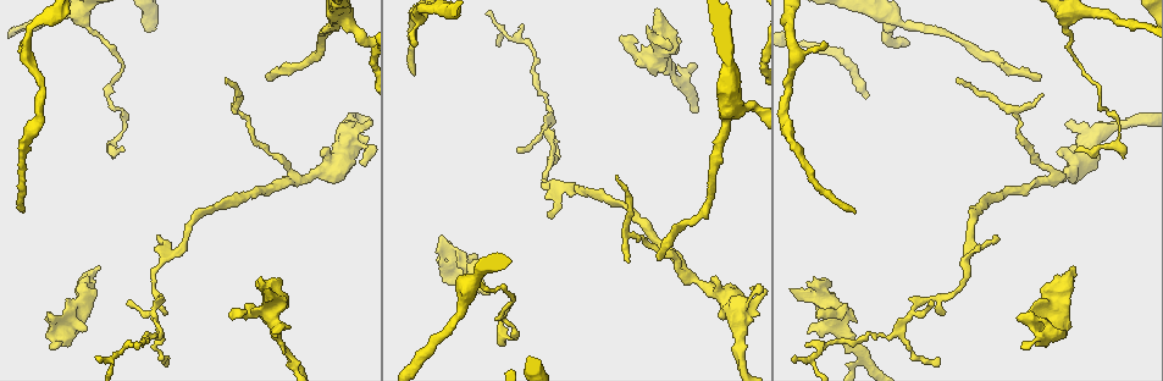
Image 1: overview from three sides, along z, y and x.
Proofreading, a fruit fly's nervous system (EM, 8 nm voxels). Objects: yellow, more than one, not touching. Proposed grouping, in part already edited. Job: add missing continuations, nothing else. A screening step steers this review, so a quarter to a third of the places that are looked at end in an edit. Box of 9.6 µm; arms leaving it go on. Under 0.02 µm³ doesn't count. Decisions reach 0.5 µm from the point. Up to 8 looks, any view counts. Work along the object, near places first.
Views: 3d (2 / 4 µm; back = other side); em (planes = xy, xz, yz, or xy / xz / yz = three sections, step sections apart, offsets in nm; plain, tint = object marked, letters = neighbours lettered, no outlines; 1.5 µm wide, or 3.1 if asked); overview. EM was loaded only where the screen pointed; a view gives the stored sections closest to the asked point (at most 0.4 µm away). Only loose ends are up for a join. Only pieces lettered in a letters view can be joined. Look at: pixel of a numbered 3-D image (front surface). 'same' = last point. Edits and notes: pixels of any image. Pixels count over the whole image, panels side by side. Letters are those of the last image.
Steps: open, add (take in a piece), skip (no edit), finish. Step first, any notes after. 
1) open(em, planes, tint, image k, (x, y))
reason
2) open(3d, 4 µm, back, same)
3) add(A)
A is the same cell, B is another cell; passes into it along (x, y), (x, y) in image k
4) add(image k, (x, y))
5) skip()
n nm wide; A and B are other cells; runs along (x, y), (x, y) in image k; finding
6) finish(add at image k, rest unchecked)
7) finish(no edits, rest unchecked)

open(3d, 4 µm, image 1, (413, 74))
branch stops here

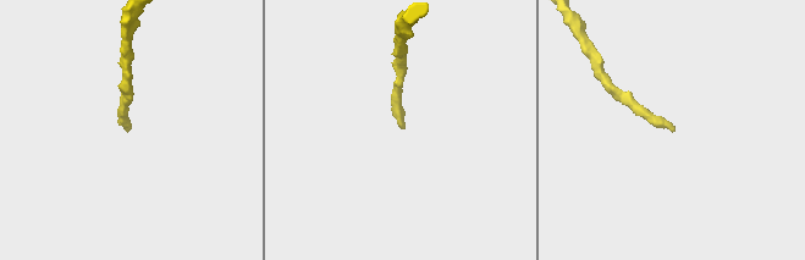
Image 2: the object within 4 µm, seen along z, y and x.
open(em, planes, letters, image 2, (404, 126))

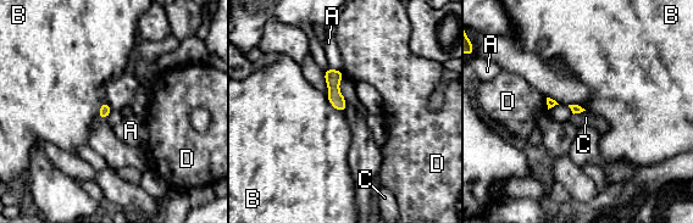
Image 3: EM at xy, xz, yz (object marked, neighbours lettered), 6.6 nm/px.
skip()
B touches over 170 nm; A, B, C and D are other cells; no lettered piece goes on from it

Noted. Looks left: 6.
open(em, xy, step 4, letters, image 1, (795, 358))
an open end

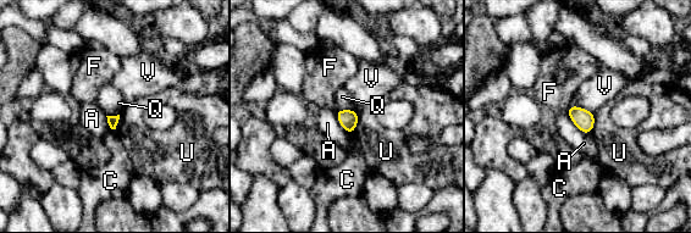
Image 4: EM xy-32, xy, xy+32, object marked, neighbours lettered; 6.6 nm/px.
open(em, planes, letters, same)
another direction

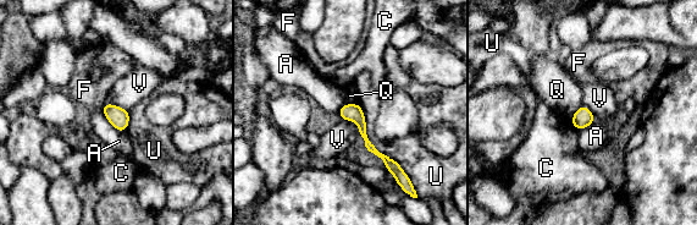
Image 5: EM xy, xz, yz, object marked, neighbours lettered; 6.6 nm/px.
skip()
110 nm wide; A, C, F, Q, U and V are other cells; border along (342, 119), (353, 121), (359, 135) in image 5; none of them fits

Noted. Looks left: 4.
open(3d, 2 µm, back, image 1, (1038, 80))
branch stops here

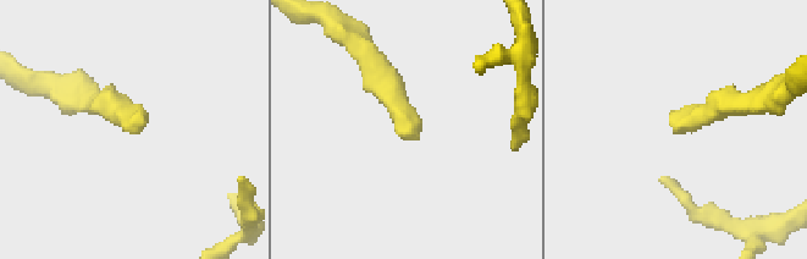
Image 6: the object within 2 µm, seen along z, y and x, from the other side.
open(em, planes, plain, image 6, (403, 137))
now the EM

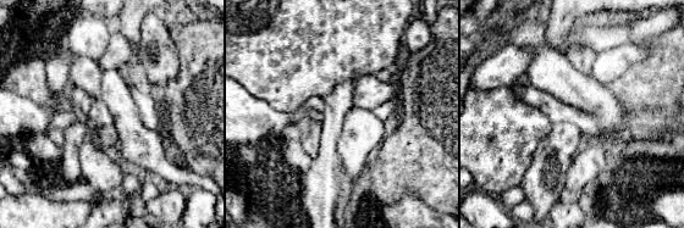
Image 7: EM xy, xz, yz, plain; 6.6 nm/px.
open(em, planes, letters, same)
see the neighbours

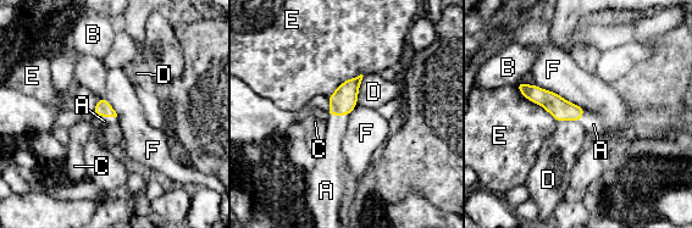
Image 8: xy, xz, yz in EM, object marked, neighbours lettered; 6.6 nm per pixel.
add(A)
110 nm wide; A is the same cell, B, C, D, E and F are other cells; passes into it along (103, 107), (105, 116), (104, 121) in image 8; the neuron continues

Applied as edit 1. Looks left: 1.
finish(add at image 8, rest unchecked)

